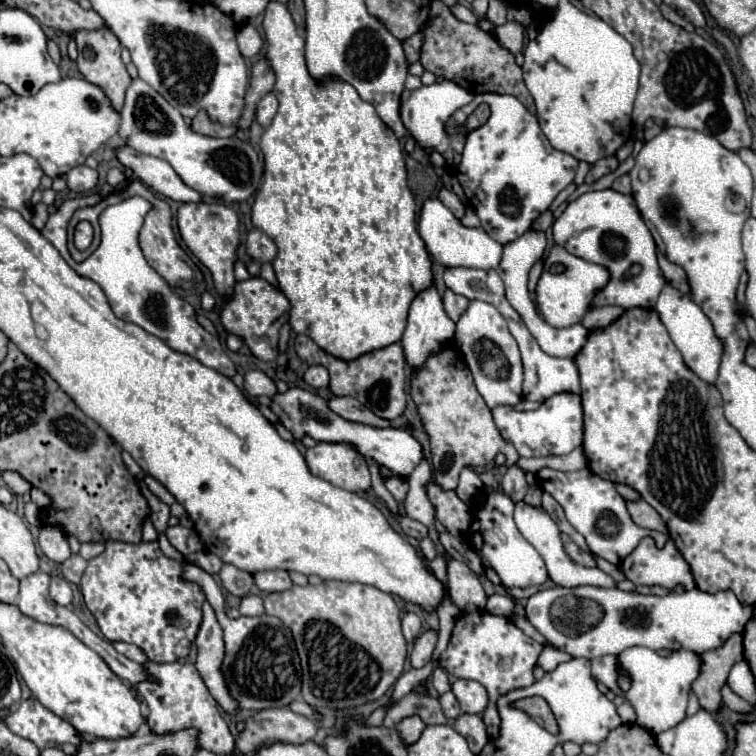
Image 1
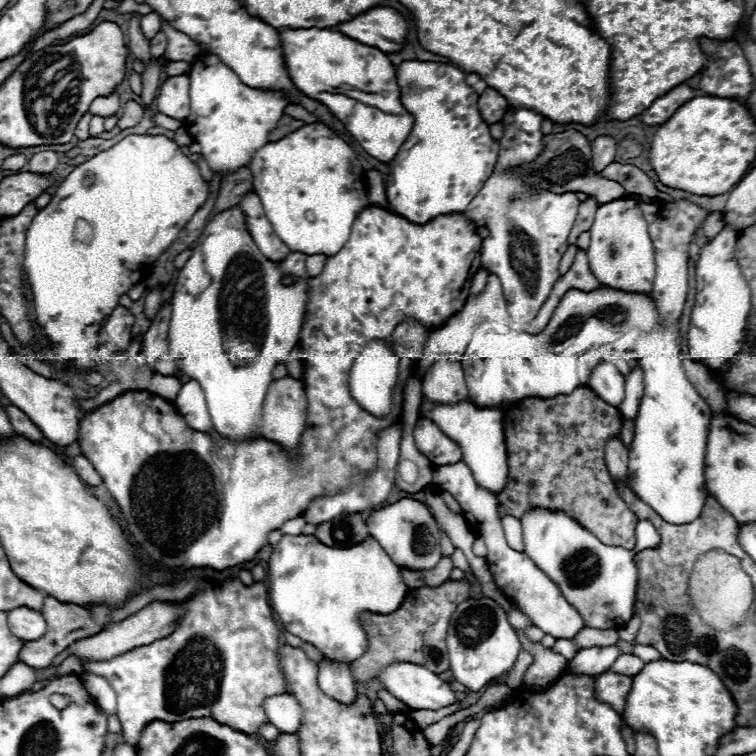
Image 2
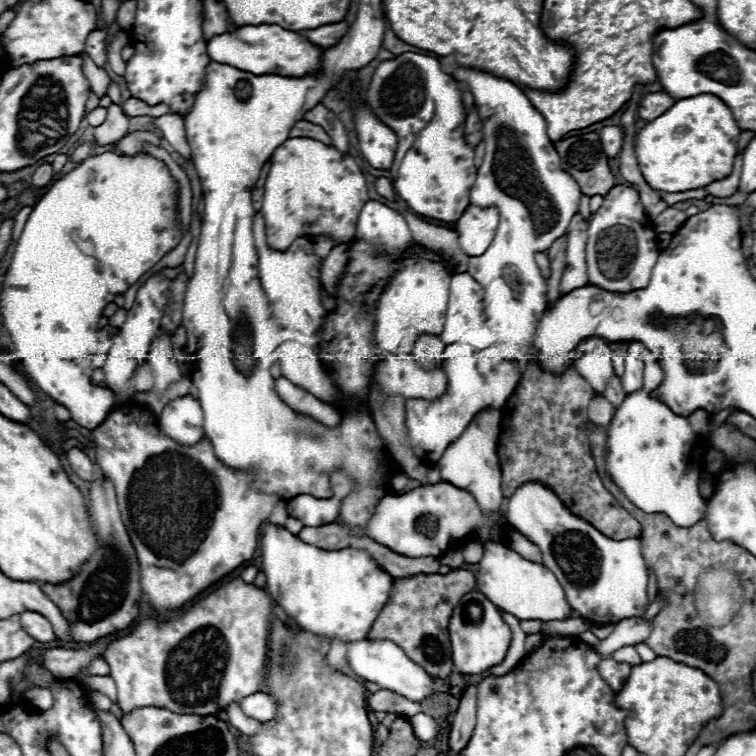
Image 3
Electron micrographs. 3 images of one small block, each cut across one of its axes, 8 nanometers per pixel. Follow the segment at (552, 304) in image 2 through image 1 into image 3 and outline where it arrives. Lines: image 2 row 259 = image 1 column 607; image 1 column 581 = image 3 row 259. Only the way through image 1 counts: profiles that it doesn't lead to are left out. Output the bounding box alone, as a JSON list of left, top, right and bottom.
[560,212,588,292]

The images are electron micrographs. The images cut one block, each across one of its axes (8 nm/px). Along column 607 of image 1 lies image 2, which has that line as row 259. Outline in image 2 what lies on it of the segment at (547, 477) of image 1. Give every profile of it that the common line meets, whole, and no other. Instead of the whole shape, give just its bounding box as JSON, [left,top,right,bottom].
[464,106,580,324]

